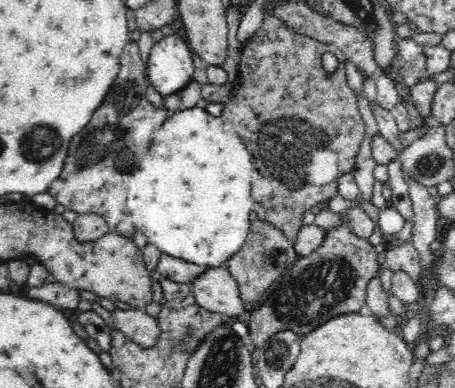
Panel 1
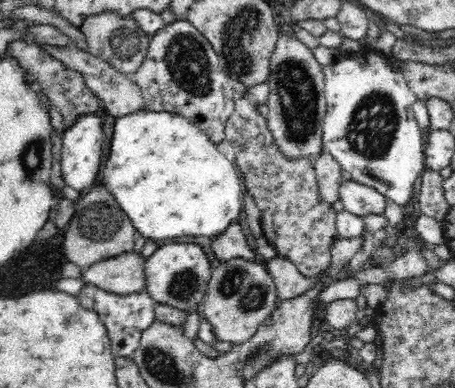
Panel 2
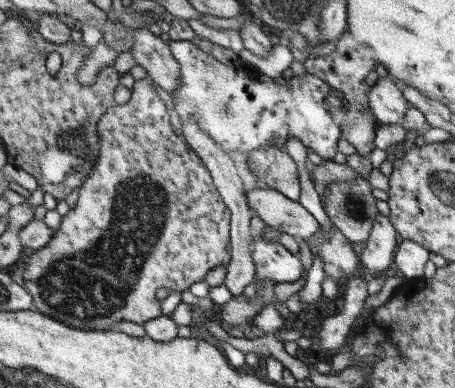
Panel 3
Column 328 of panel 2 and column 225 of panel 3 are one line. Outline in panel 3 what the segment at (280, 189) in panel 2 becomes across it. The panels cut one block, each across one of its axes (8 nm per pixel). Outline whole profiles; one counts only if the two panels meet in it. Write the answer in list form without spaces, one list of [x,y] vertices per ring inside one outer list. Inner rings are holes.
[[[147,76],[145,80],[137,80],[133,90],[131,90],[131,100],[123,106],[113,106],[105,118],[101,120],[101,156],[97,158],[97,164],[93,168],[93,172],[89,174],[89,178],[85,180],[85,186],[79,188],[79,192],[75,194],[75,202],[71,204],[69,214],[63,218],[63,226],[59,230],[55,230],[53,240],[49,242],[47,248],[41,248],[37,252],[33,252],[23,278],[25,278],[25,286],[27,290],[33,294],[35,298],[35,306],[39,312],[45,312],[47,316],[53,316],[55,320],[61,320],[73,328],[81,328],[81,330],[115,330],[119,322],[137,322],[137,324],[147,324],[149,320],[157,320],[161,316],[165,316],[163,312],[163,302],[157,300],[157,292],[159,288],[167,288],[171,292],[183,292],[187,288],[191,288],[197,282],[203,282],[205,276],[209,274],[209,270],[217,268],[217,266],[229,266],[231,264],[231,222],[233,222],[233,210],[229,208],[229,204],[223,200],[213,174],[209,172],[209,168],[205,166],[205,160],[201,160],[201,156],[189,146],[189,142],[181,136],[175,134],[173,124],[171,124],[171,114],[167,104],[161,100],[161,96],[155,90],[155,80],[151,76]]]

